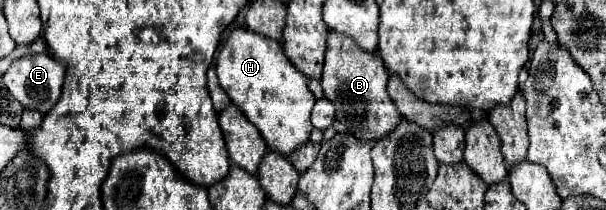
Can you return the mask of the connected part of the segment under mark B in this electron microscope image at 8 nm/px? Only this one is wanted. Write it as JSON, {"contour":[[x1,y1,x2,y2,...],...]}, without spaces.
{"contour":[[329,31,321,85,325,97,335,105,337,121,347,125,349,133,359,137,359,141,363,143,379,141,381,137,389,135,403,119,393,99,387,93,387,81,389,81,389,73,381,57,375,57,359,49,349,37]]}

